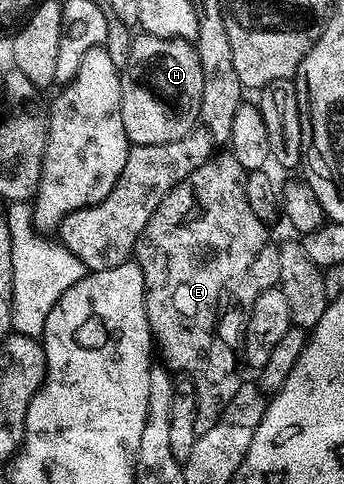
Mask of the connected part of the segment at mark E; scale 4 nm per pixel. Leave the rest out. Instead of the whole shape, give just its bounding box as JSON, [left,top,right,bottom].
[135,154,280,436]

